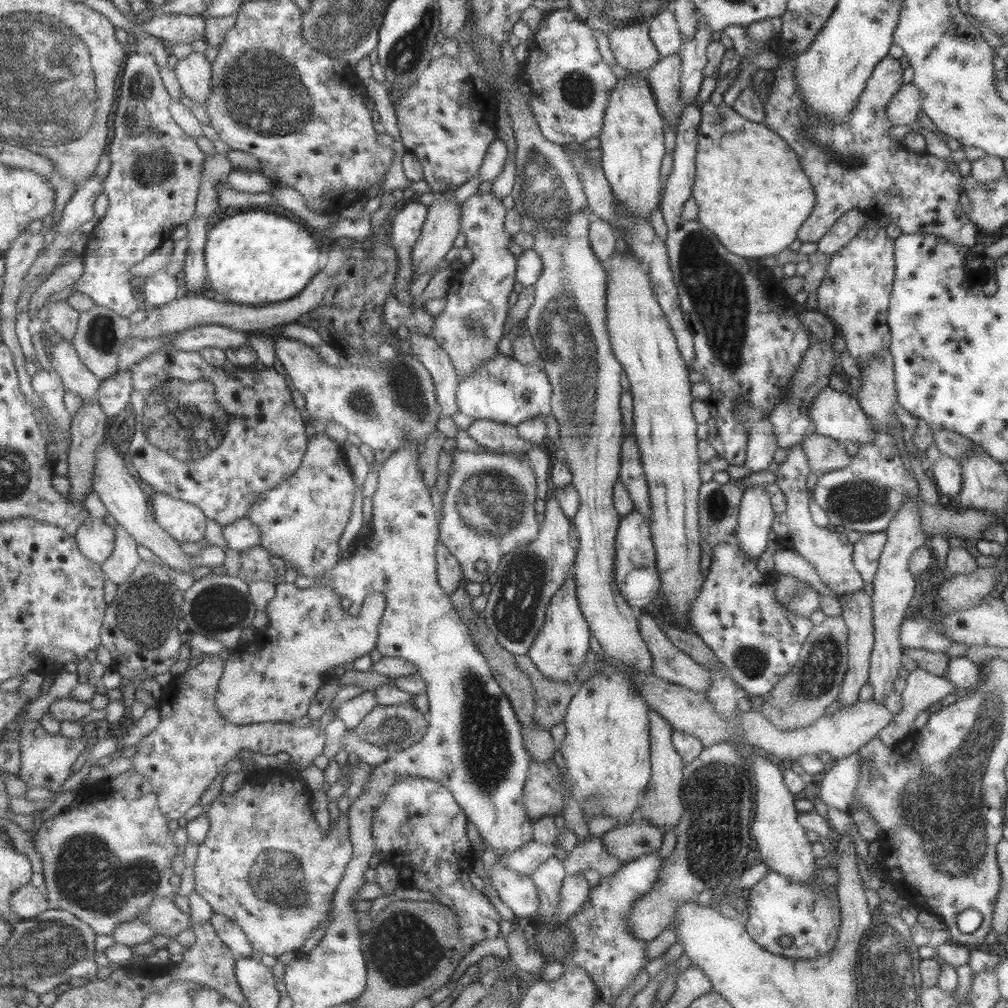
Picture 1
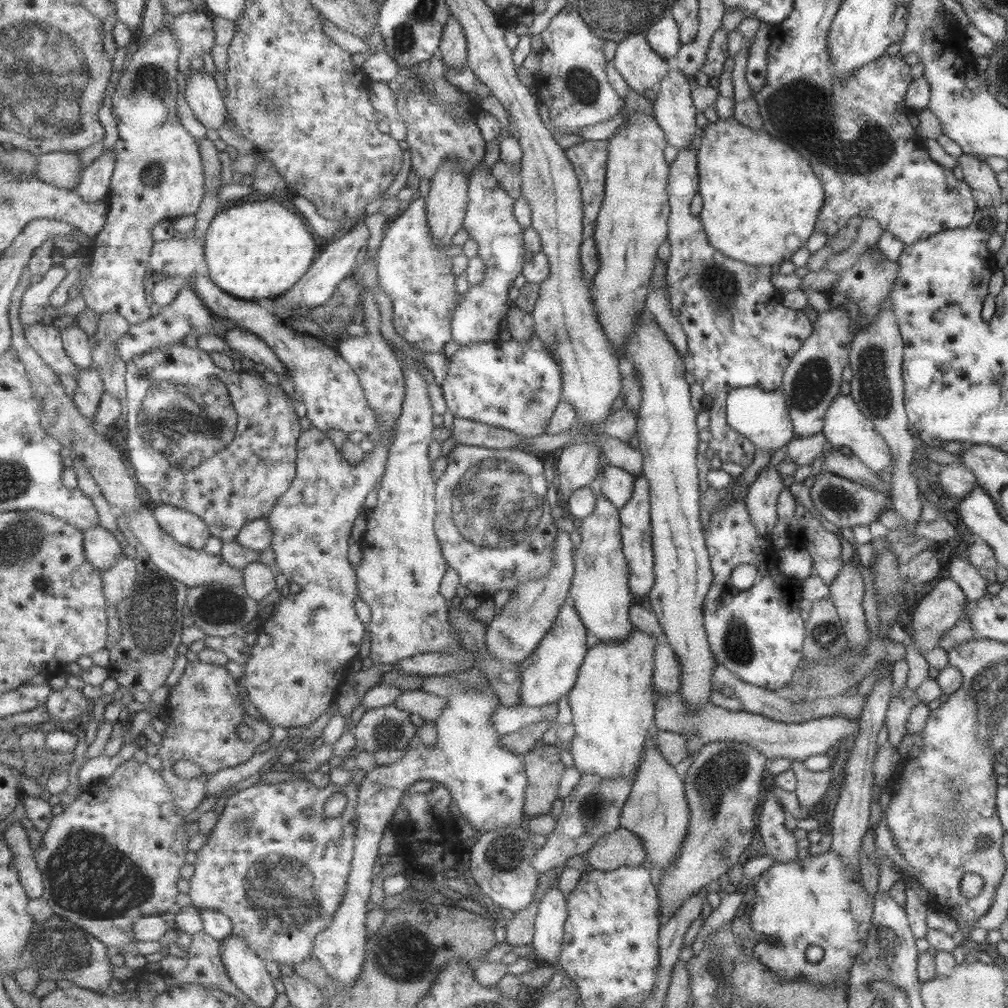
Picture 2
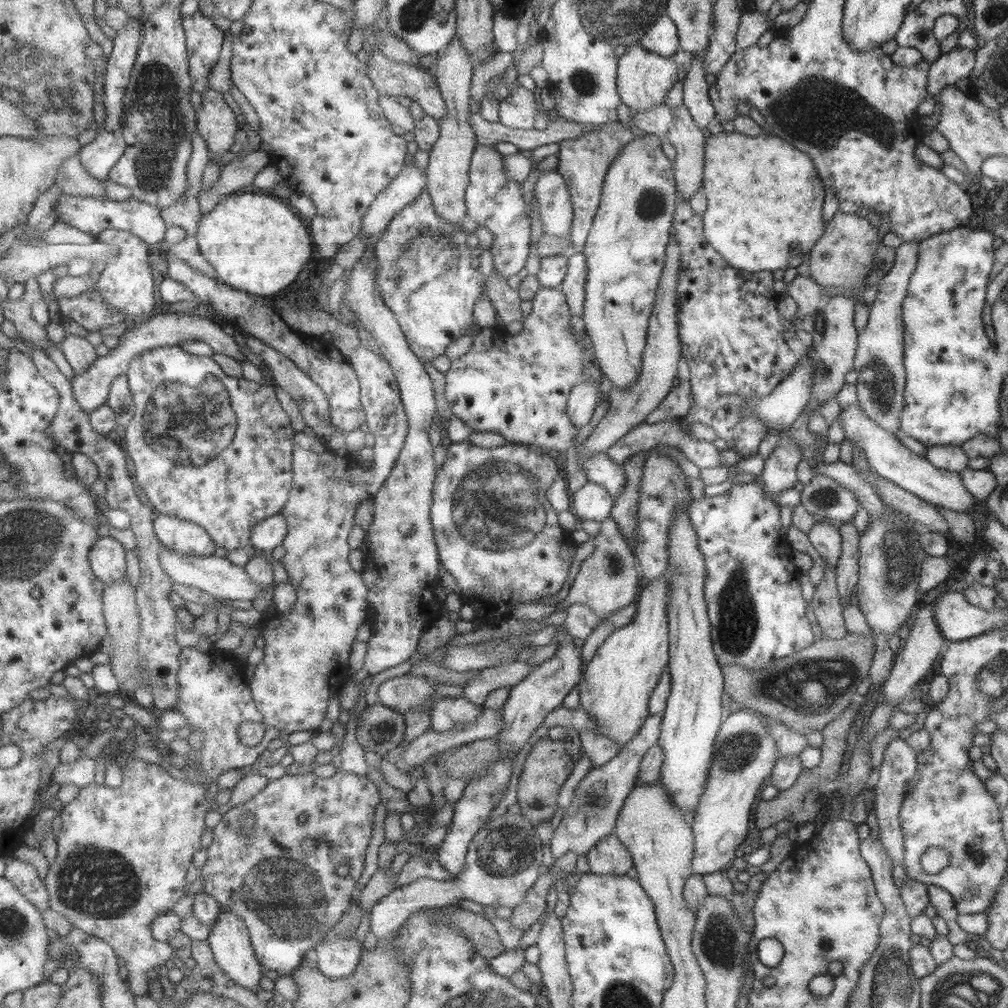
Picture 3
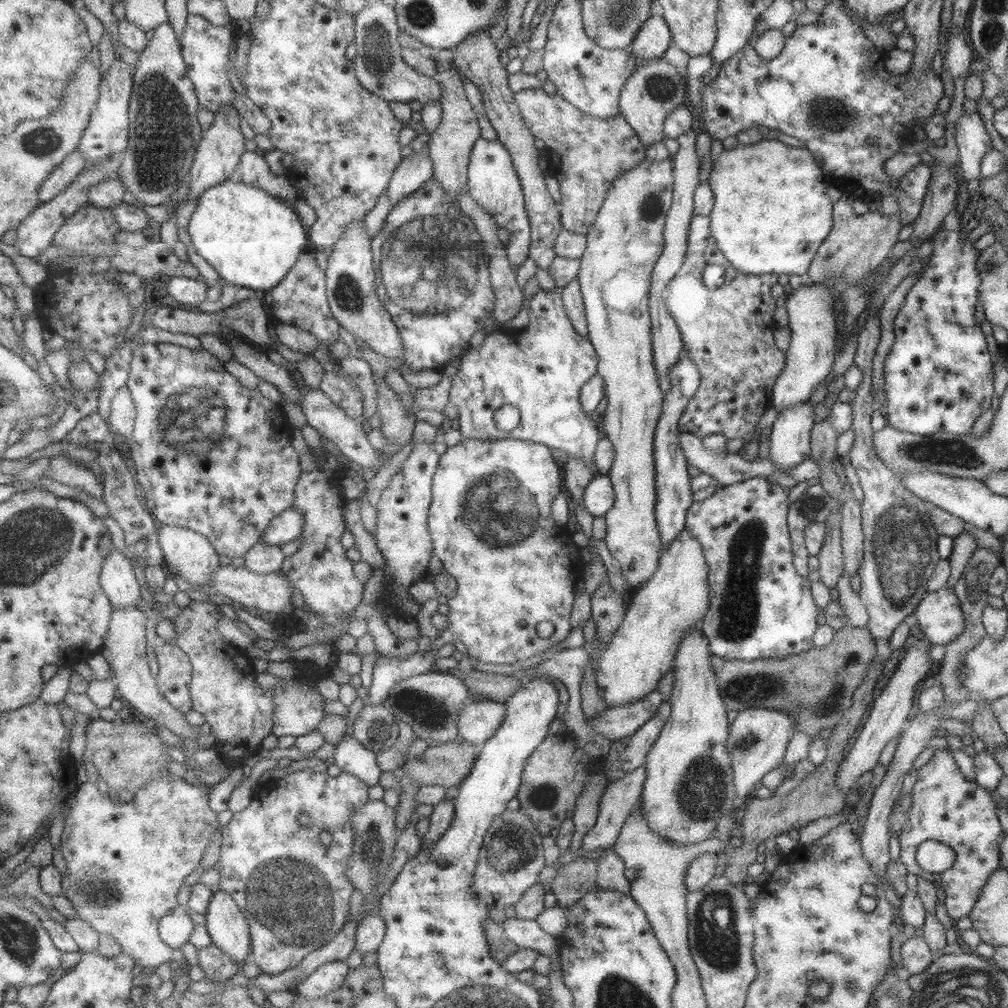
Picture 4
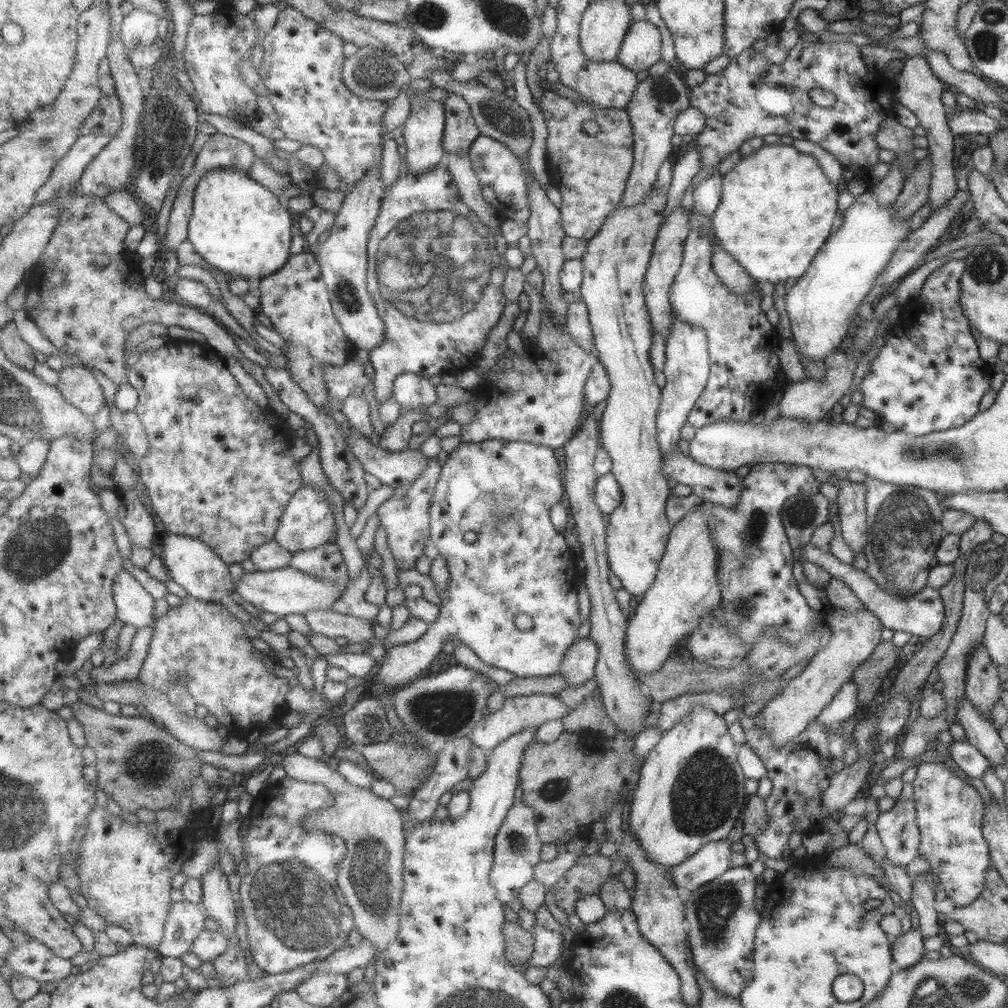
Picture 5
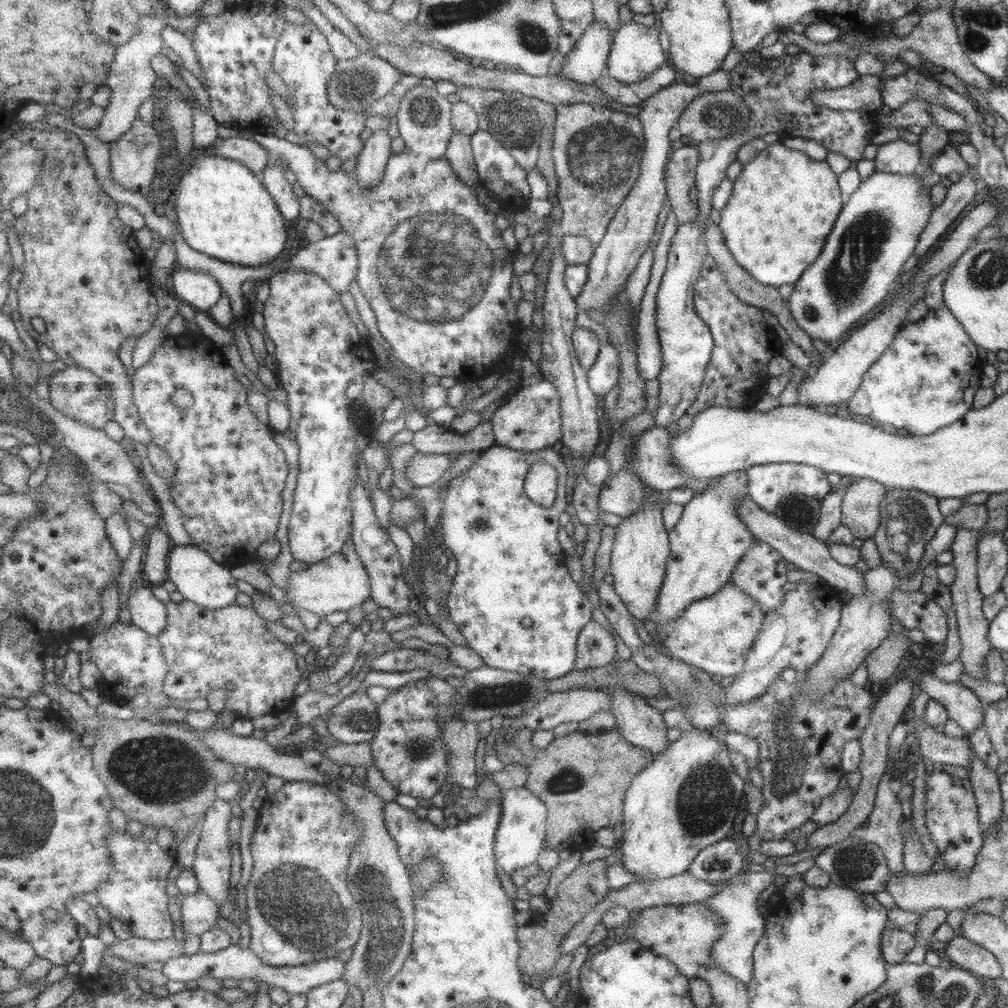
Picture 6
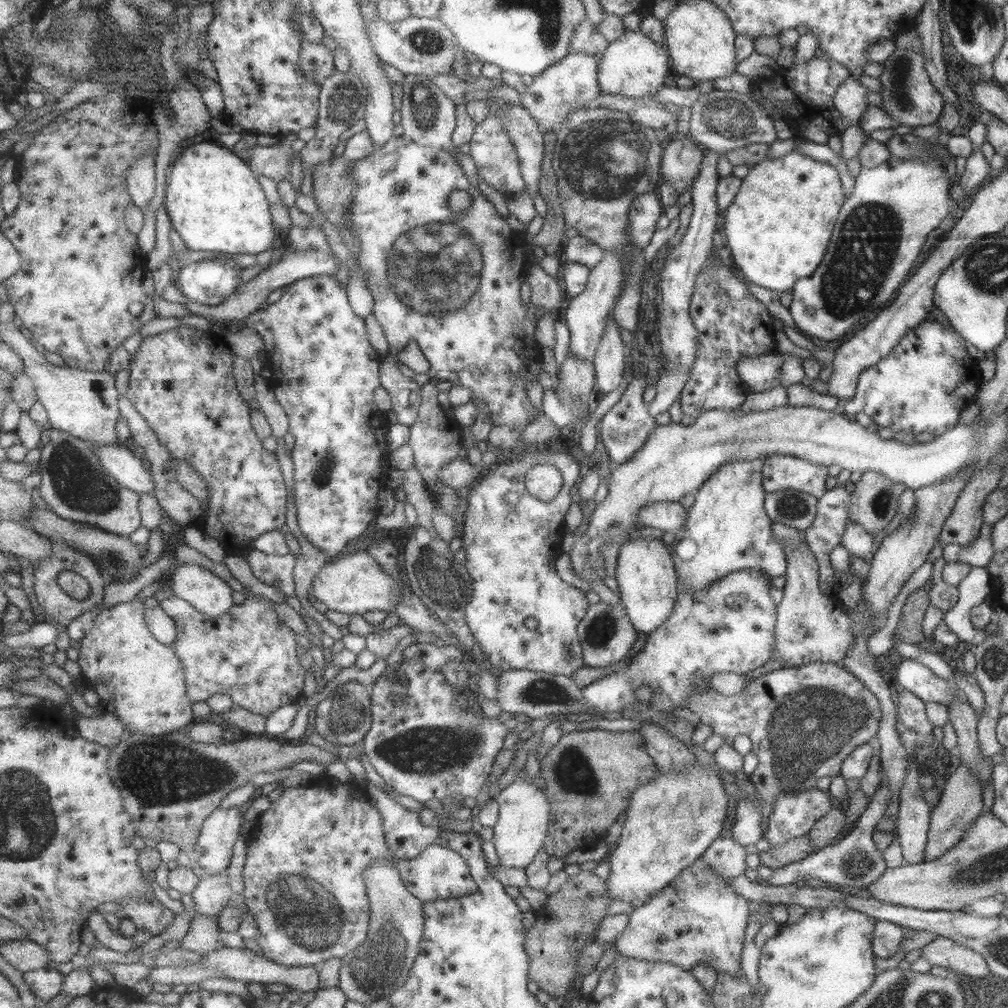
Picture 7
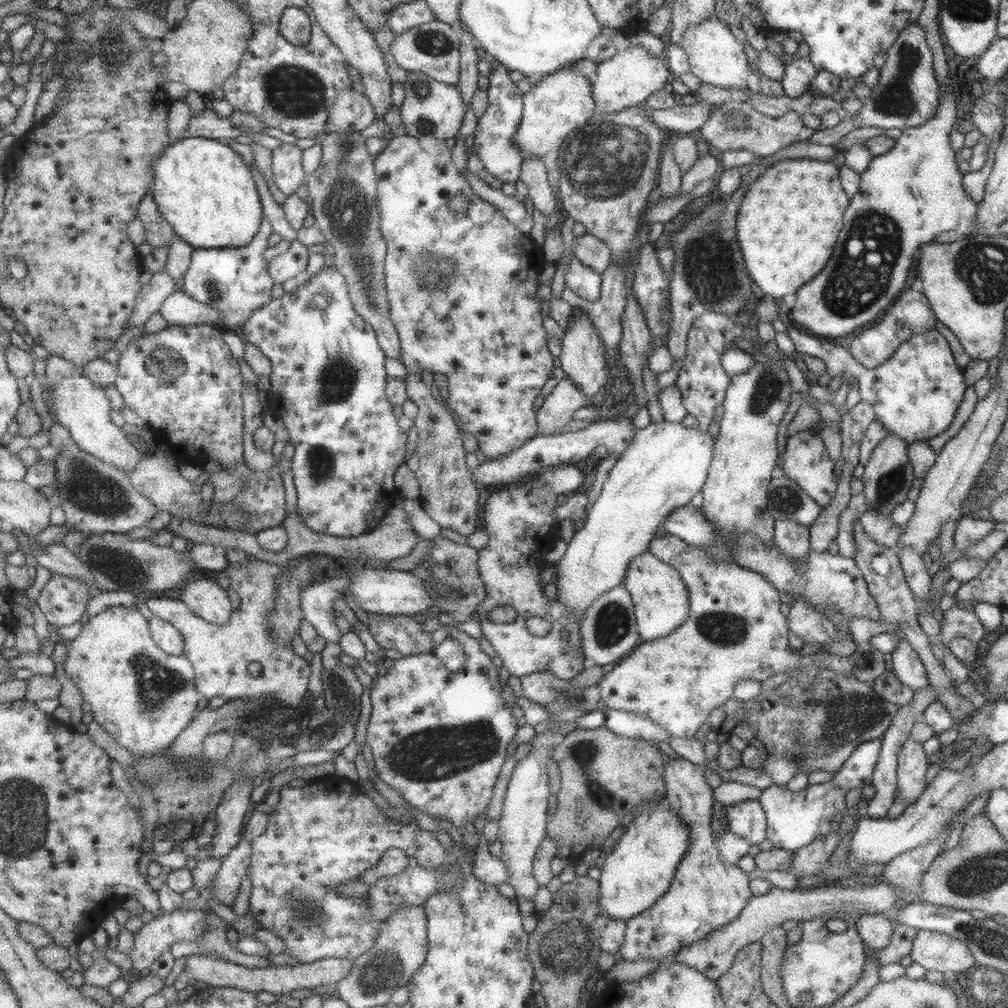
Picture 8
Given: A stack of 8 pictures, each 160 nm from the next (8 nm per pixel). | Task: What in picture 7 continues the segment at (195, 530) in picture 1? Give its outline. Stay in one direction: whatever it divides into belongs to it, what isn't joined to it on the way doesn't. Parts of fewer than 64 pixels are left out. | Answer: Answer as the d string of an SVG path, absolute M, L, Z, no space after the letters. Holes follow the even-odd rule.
M179 563L173 576L173 592L195 609L217 619L236 607L233 590L209 570L189 563Z

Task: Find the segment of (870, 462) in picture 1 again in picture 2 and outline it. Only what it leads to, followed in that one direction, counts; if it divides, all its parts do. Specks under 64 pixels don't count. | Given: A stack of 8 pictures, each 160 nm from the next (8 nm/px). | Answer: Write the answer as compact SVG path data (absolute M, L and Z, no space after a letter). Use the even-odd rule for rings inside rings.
M829 472L817 474L808 491L815 510L839 528L869 525L870 522L876 521L878 514L889 505L884 492L873 490L869 486L861 486L857 482L843 480Z

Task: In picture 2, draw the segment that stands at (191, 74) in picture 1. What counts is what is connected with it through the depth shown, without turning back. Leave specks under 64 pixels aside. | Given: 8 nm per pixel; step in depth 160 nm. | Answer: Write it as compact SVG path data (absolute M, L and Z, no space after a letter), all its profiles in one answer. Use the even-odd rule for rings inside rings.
M195 70L192 77L186 80L185 96L197 118L207 128L225 128L228 106L213 75L210 76L203 70Z

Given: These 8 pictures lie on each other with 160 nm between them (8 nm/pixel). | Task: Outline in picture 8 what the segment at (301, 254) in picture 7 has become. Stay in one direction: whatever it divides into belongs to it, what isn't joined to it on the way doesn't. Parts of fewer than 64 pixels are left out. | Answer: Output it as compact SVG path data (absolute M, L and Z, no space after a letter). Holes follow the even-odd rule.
M182 288L176 290L165 300L159 313L168 325L190 326L209 324L221 326L223 324L223 316L220 310L195 300Z

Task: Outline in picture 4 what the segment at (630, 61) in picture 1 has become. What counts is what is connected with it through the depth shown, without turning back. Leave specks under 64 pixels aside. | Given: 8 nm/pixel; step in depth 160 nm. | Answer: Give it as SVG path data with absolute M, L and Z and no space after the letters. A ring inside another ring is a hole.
M653 58L642 60L642 65L637 65L633 74L627 77L626 84L622 86L619 113L634 128L635 135L644 146L659 142L663 139L663 121L671 111L686 102L687 84L679 76L674 66L662 60Z

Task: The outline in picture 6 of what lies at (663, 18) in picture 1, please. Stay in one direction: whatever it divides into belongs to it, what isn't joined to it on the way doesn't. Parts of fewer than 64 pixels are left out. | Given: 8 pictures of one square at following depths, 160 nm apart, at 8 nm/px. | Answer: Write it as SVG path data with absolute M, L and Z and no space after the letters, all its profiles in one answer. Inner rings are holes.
M630 21L621 23L613 34L613 42L610 46L610 54L607 56L604 76L618 80L623 84L631 84L642 81L652 72L655 72L666 62L665 52L658 42L659 25L654 23L649 27Z

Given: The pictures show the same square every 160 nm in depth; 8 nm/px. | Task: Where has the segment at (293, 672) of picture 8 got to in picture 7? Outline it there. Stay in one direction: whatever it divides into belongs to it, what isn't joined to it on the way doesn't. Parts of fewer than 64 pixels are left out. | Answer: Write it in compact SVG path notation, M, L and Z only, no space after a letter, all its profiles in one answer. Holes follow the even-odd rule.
M257 593L248 594L245 602L230 613L217 619L195 609L187 600L173 595L160 604L163 610L176 620L178 637L174 646L186 670L187 692L191 702L209 700L214 694L228 694L234 703L263 716L271 716L282 706L294 703L303 697L307 670L299 661L298 634L285 624L271 606L269 599Z

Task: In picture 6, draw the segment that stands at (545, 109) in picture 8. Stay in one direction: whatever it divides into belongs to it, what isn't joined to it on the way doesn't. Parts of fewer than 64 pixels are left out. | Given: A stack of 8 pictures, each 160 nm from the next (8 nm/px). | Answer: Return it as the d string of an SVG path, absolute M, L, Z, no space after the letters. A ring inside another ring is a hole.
M593 20L575 48L564 56L560 75L579 84L593 85L605 72L612 42L610 30L602 22Z

